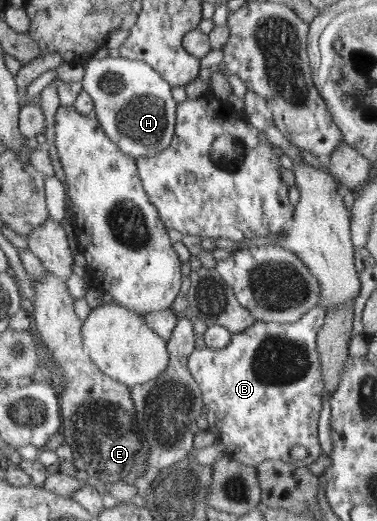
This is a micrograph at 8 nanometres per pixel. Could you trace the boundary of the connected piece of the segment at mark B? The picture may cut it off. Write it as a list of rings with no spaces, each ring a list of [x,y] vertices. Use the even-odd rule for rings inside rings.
[[[320,306],[311,308],[300,317],[300,320],[296,320],[296,323],[290,324],[278,324],[278,323],[264,323],[262,321],[256,321],[247,330],[243,332],[235,333],[231,337],[228,346],[222,349],[212,349],[208,347],[195,349],[191,356],[188,358],[187,368],[194,378],[195,382],[198,383],[201,400],[208,410],[208,428],[207,430],[212,432],[216,436],[216,440],[222,442],[226,447],[227,453],[230,454],[234,460],[246,464],[247,466],[258,466],[260,463],[268,460],[282,460],[293,466],[304,466],[308,467],[314,463],[317,458],[321,455],[320,443],[318,443],[318,418],[322,410],[323,389],[325,388],[324,377],[322,377],[322,365],[320,365],[320,356],[317,350],[317,337],[319,331],[322,329],[325,321],[325,315],[329,312],[324,311]],[[294,446],[304,446],[307,450],[307,456],[302,460],[294,460],[290,455]]]

